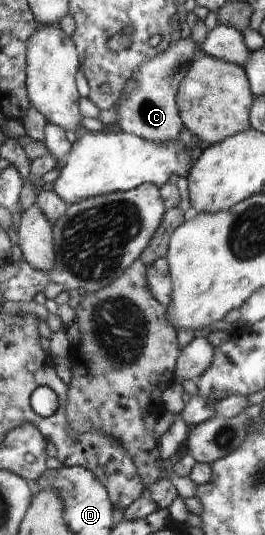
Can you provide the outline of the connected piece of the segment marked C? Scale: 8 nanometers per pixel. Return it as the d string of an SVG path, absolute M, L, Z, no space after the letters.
M181 38L175 44L169 43L167 50L157 54L155 58L149 58L139 66L139 70L133 74L133 82L137 88L129 92L129 96L119 103L117 110L117 124L127 134L134 134L143 140L155 142L155 144L167 144L179 140L179 132L183 128L183 121L179 118L177 86L182 84L187 71L196 59L197 48L193 40Z

